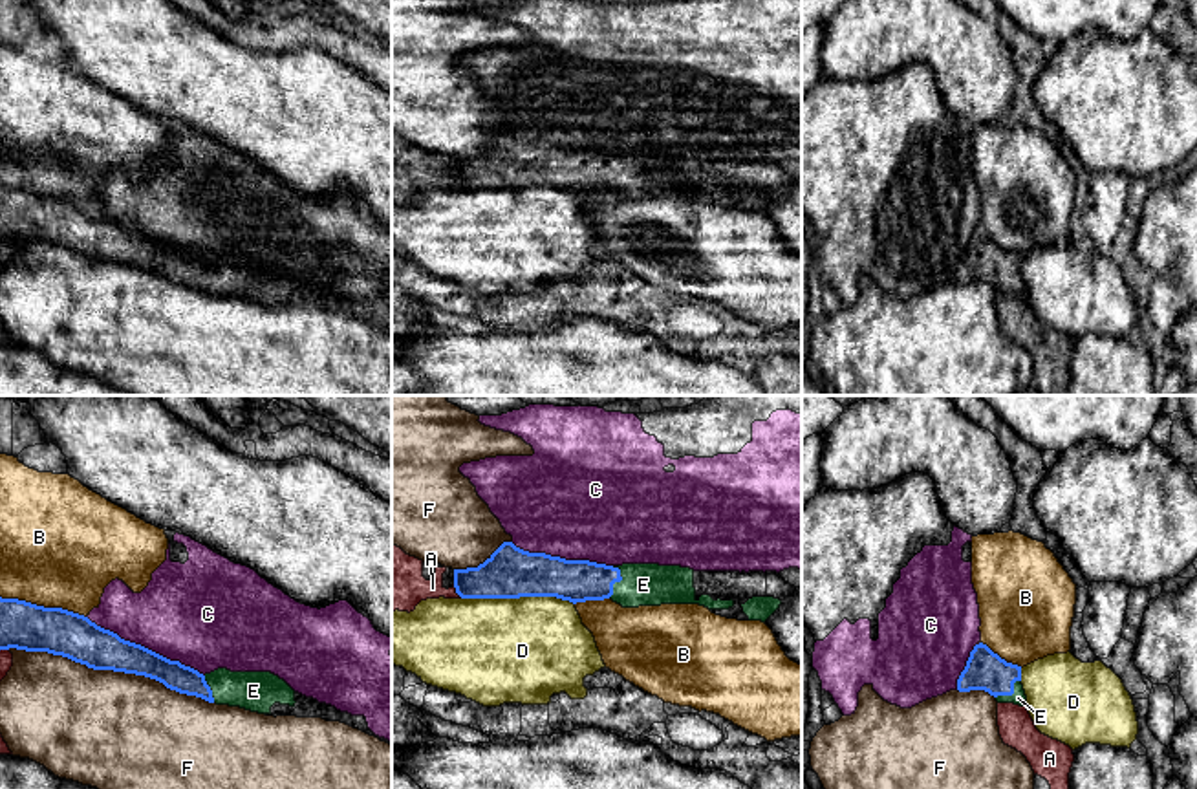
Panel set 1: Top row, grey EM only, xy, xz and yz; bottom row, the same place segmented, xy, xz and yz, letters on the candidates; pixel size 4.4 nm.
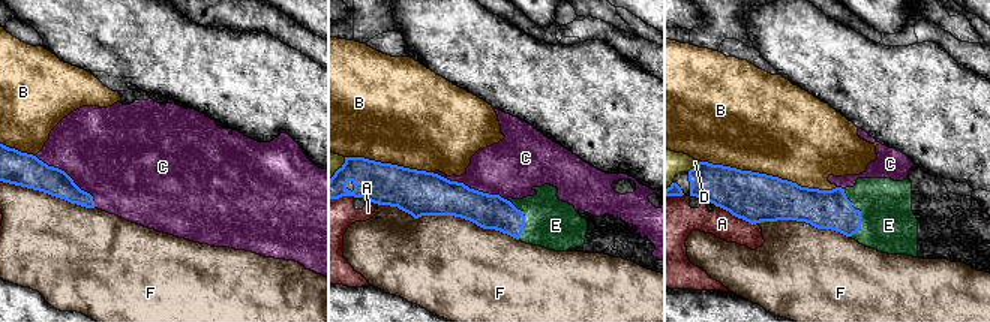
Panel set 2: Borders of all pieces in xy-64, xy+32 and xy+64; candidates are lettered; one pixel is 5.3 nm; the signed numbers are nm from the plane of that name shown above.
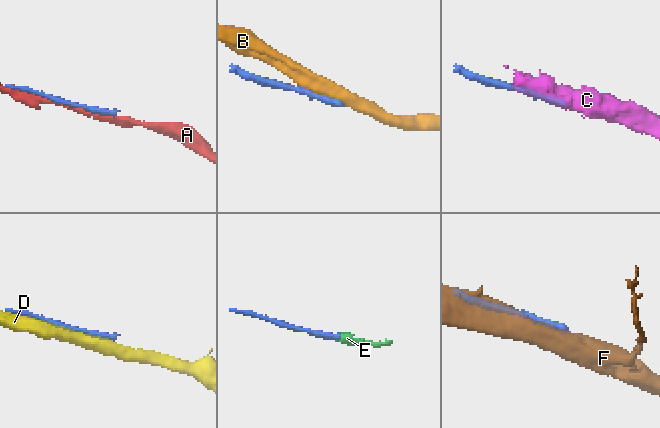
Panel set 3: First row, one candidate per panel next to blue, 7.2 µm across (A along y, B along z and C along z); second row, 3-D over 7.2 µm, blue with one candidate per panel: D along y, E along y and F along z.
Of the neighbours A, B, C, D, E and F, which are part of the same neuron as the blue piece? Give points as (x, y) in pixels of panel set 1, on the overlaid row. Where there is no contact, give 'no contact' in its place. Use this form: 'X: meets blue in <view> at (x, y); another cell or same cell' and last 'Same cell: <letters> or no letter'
A: meets blue in xz at (456, 592); another cell
B: meets blue in xy at (43, 606); another cell
C: meets blue in xy at (143, 647); another cell
D: meets blue in xz at (518, 597); another cell
E: meets blue in xz at (617, 581); same cell
F: meets blue in xy at (110, 669); another cell
Same cell: E

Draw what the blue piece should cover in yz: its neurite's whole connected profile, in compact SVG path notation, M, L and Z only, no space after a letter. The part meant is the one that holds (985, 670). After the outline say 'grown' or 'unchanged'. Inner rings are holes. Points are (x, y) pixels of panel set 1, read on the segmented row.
M983 643L976 644L970 652L966 666L957 679L957 690L985 690L998 703L1027 707L1021 666L1007 663Z; grown

